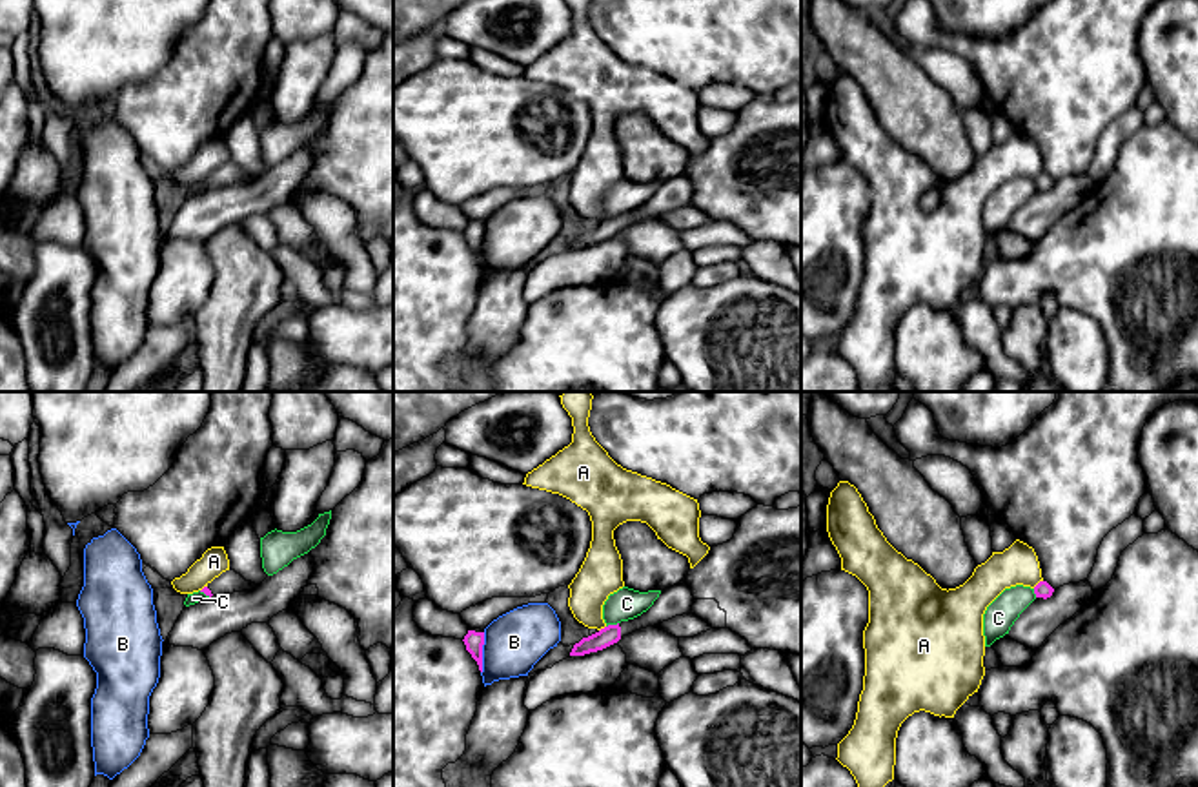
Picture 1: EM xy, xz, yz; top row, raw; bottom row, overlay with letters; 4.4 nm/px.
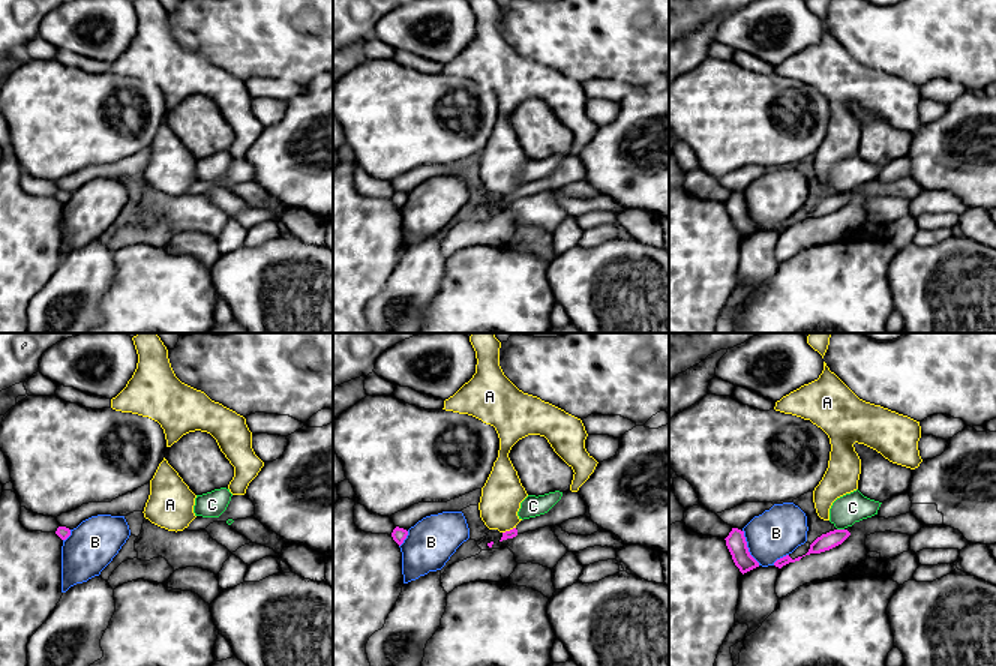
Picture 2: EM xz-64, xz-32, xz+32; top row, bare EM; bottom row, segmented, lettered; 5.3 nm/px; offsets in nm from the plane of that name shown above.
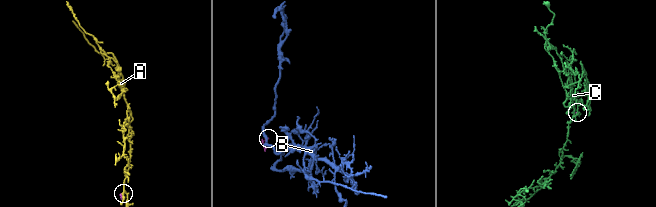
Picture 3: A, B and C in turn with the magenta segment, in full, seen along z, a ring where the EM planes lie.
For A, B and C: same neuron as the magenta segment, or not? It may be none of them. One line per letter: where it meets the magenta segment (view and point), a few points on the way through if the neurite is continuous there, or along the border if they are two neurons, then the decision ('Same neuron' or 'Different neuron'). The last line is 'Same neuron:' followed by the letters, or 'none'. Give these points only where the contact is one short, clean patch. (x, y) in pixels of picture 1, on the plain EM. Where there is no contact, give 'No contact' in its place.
A: Touches magenta at yz (1038, 175). Boundary: yz (1042, 172), (1033, 179). Different neuron
B: Touches magenta at xz (481, 245). Different neuron
C: Touches magenta at xz (612, 217). Boundary: xz (618, 214), (607, 219). Different neuron
Same neuron: none

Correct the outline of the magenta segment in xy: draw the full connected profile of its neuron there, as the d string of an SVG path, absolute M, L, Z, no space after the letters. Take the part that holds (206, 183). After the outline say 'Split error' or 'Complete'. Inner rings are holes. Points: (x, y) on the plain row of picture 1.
M226 162L218 169L215 169L211 175L208 175L200 184L206 188L224 188L224 186L233 186L233 184L246 184L253 182L255 175L246 173L240 166L235 162Z. Split error

